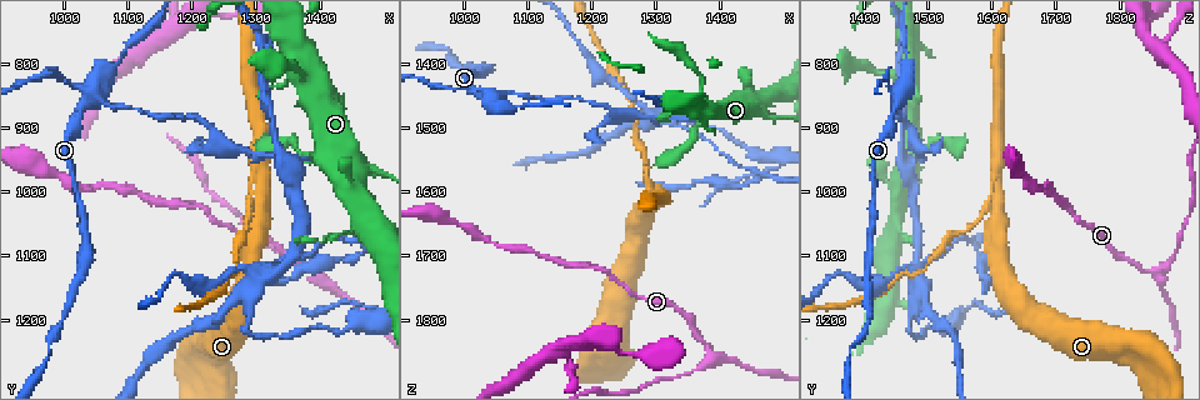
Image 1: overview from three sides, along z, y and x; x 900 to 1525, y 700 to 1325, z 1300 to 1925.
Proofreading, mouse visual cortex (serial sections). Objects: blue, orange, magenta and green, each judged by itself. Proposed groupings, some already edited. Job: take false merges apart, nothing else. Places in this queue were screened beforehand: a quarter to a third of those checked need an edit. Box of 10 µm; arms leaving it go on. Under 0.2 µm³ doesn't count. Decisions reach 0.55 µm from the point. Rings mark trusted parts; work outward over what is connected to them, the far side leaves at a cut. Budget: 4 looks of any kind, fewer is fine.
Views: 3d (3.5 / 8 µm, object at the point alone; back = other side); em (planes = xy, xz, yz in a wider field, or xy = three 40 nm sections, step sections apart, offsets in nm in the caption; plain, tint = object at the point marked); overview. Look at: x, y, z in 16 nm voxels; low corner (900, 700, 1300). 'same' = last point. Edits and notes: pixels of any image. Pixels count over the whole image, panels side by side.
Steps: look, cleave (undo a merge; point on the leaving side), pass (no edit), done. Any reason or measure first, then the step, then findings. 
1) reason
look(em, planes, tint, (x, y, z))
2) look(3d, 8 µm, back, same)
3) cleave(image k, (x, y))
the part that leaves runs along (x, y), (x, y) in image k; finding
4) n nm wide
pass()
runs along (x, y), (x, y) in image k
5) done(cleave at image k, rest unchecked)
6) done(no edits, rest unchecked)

a fork
look(3d, 3.5 µm, back, (1310, 995, 1605))

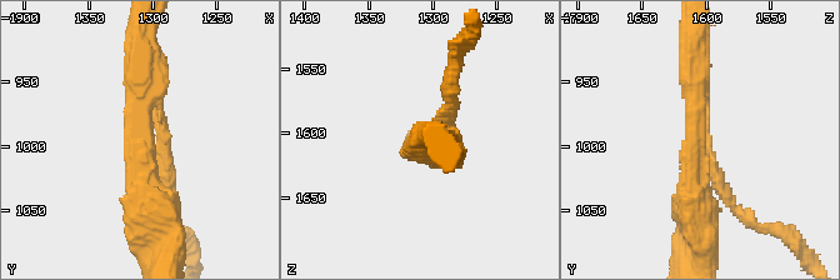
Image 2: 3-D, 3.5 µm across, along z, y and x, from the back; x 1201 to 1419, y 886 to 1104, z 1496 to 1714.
3 arms; arms of 200, 400, 400 nm; now the EM
look(em, xy, step 3, tint, (1308, 992, 1608))

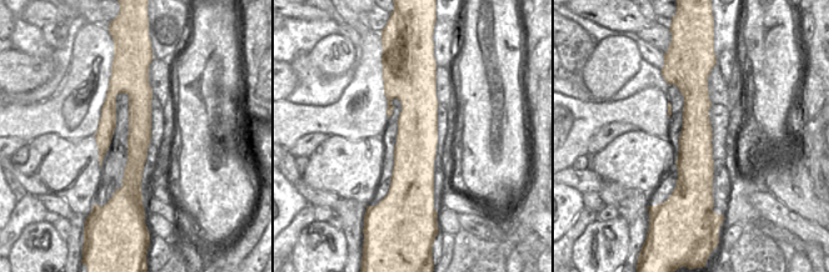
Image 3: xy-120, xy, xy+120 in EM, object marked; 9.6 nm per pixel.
400 nm wide
pass()
runs along (405, 81), (417, 96), (420, 189) in image 3; all the same cell

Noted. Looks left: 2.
abrupt turn
look(3d, 3.5 µm, (1385, 1130, 1855))

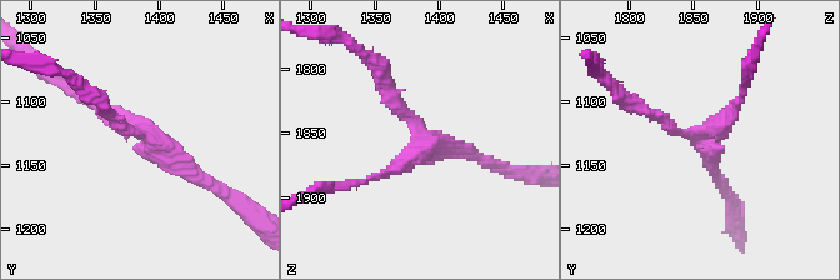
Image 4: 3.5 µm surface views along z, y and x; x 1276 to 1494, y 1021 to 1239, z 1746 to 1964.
look(em, planes, tint, (1384, 1124, 1856))

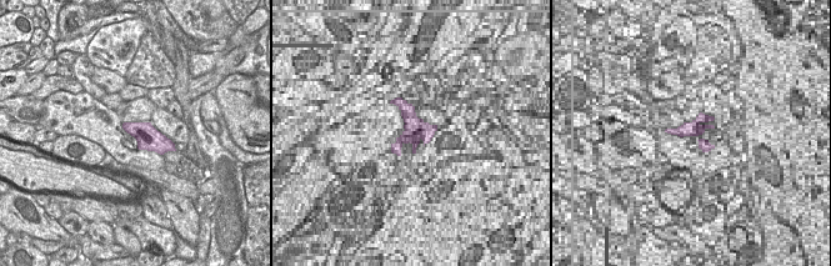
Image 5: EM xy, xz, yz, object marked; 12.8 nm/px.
arms of 100, 150, 200 nm
pass()
all the same cell

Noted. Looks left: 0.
done(no edits, rest unchecked)

